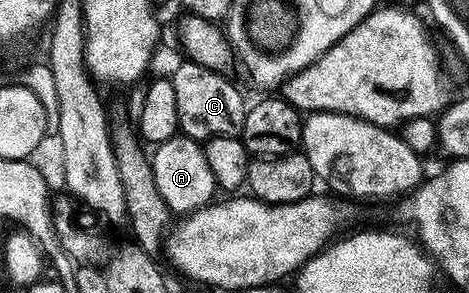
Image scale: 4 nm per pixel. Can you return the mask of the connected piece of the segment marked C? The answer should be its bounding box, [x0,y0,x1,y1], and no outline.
[169,59,248,143]

